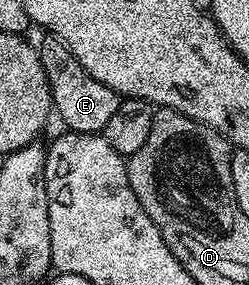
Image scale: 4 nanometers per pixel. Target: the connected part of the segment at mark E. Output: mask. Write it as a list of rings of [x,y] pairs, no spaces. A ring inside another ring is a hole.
[[[44,37],[41,43],[38,43],[42,69],[46,73],[46,81],[50,85],[52,94],[52,106],[55,114],[60,115],[60,119],[65,123],[68,131],[81,131],[82,133],[100,133],[103,132],[106,121],[114,117],[114,112],[118,109],[121,96],[116,94],[114,89],[102,85],[86,69],[82,69],[80,60],[62,45],[62,41],[51,37]]]

